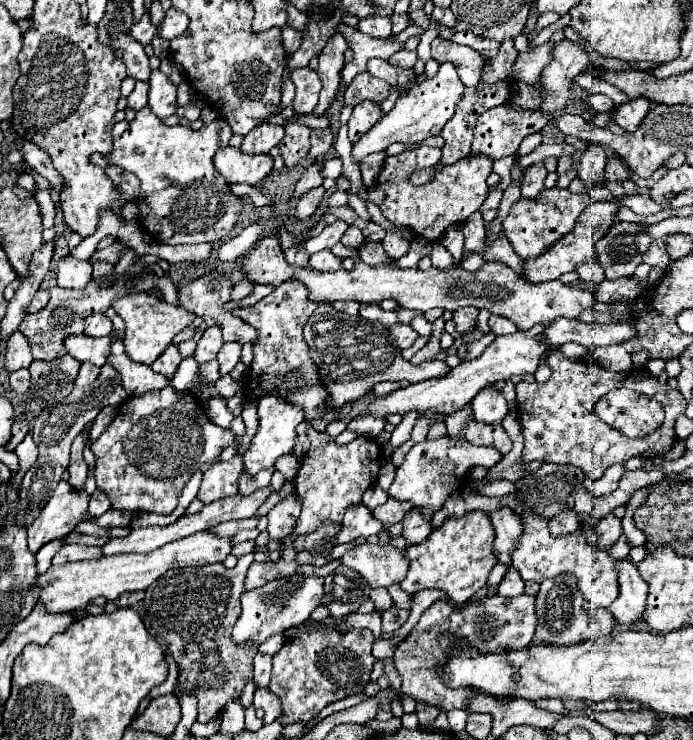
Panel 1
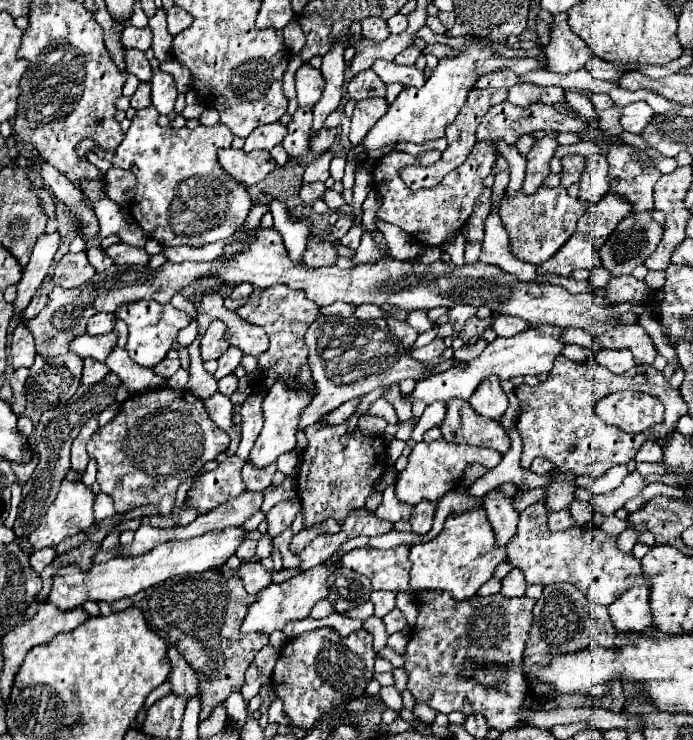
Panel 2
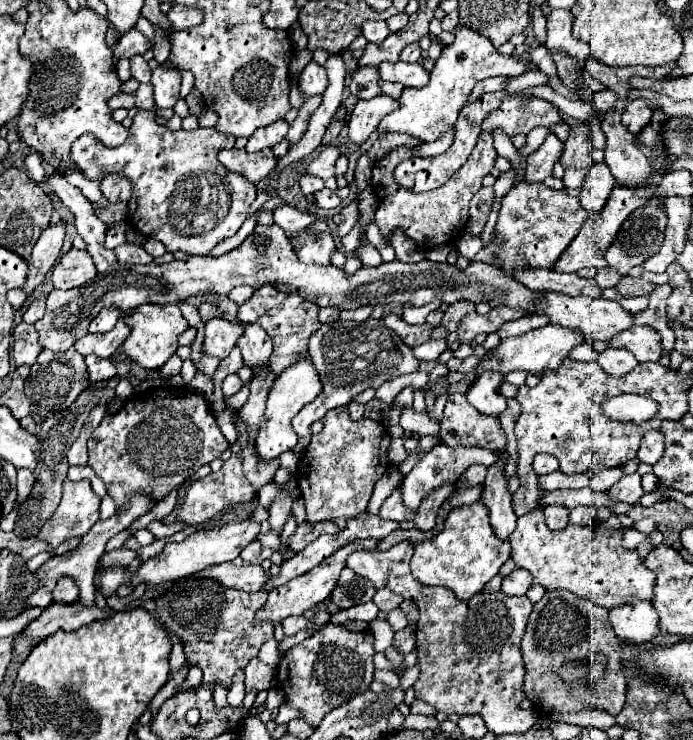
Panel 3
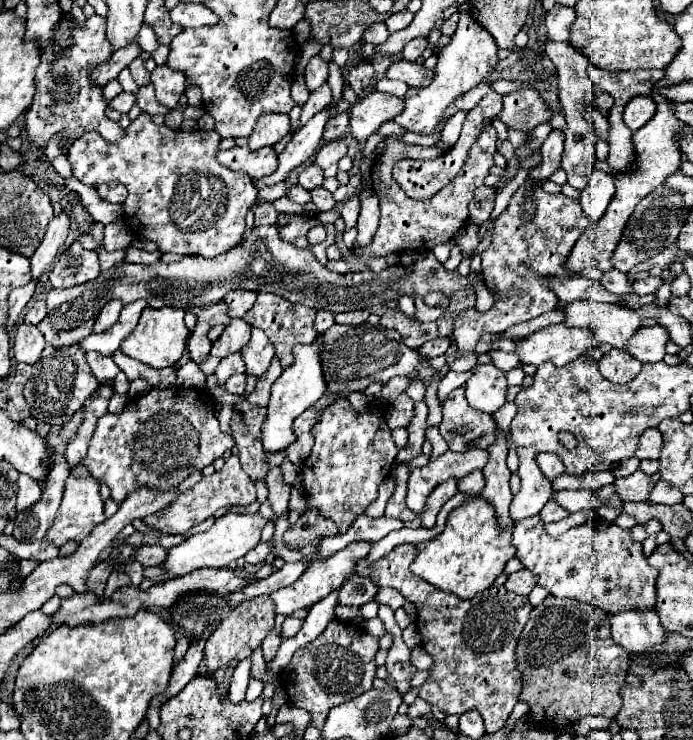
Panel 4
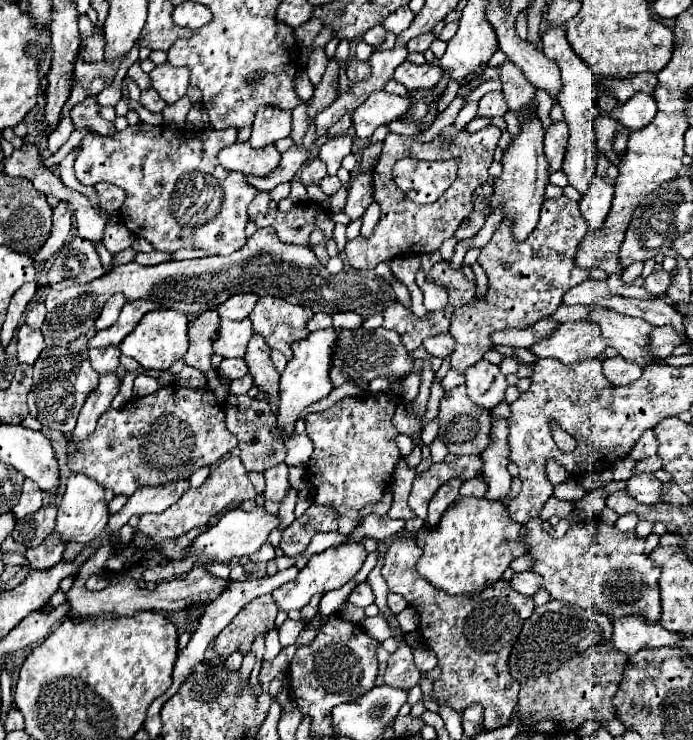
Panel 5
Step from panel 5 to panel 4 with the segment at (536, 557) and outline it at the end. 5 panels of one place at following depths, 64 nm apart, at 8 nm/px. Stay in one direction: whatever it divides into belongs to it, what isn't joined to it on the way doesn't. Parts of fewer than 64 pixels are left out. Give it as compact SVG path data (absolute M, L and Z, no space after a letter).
M536 514L516 522L512 544L516 548L516 558L532 570L538 576L538 584L554 596L590 602L593 606L608 610L608 614L656 604L658 572L648 566L642 556L642 544L632 542L630 530L616 524L582 524L554 538L544 530L544 522Z

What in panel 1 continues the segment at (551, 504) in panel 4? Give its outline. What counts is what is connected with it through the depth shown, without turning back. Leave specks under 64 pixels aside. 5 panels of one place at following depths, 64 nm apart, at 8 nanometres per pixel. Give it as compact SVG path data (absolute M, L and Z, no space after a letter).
M560 512L558 516L548 520L548 528L552 536L568 536L580 528L580 520L574 512Z

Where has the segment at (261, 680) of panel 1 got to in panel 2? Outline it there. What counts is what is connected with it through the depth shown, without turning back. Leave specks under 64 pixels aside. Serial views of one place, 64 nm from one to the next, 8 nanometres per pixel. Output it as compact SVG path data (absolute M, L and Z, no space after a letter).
M264 646L264 648L256 654L256 658L254 658L258 672L260 672L262 676L270 678L272 668L274 668L274 664L276 664L276 658L278 658L278 650L274 650L274 648L270 648L270 646Z

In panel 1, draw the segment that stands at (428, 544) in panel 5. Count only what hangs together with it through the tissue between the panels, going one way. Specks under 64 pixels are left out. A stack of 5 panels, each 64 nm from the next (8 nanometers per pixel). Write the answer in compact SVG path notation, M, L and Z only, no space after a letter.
M476 510L464 514L462 518L448 518L440 528L430 532L428 540L406 548L404 556L408 558L410 566L400 586L408 594L416 594L424 588L438 588L444 590L456 604L464 604L486 586L488 574L496 564L496 558L492 556L492 544L494 528L488 514Z

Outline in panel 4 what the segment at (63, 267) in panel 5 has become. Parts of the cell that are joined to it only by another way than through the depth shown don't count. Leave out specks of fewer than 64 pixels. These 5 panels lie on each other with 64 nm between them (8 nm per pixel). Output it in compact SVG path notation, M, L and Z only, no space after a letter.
M78 242L70 246L70 250L62 252L58 262L50 272L50 284L54 288L72 288L94 280L100 274L98 256L92 250L84 250Z

